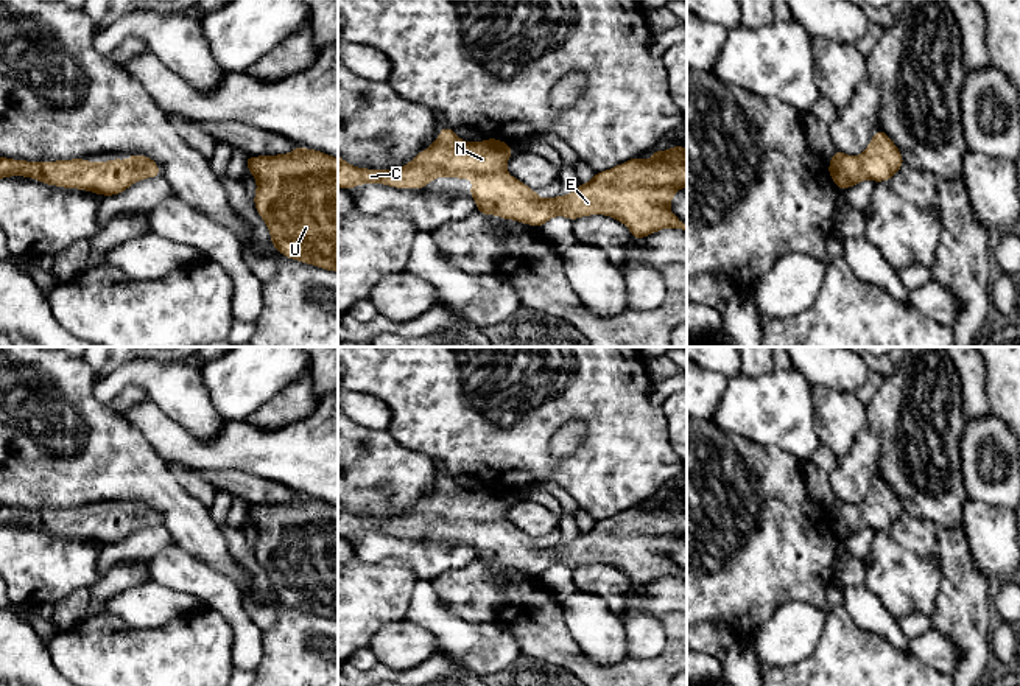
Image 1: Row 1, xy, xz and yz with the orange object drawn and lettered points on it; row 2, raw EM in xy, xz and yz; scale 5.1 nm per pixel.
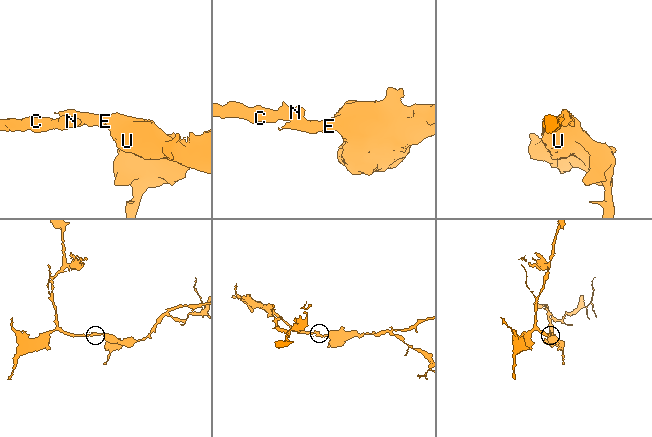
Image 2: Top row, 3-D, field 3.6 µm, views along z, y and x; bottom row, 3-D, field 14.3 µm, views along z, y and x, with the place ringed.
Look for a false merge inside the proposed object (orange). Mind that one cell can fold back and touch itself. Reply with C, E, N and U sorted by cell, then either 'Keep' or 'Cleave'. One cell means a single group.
Groups: C E N U. Keep

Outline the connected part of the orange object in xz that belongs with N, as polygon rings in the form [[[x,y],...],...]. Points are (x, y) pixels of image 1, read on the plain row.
[[[441,476],[441,484],[431,495],[419,501],[408,513],[397,518],[364,518],[346,512],[338,504],[338,535],[349,538],[360,532],[385,532],[396,537],[424,537],[434,526],[452,524],[458,527],[475,527],[470,544],[477,549],[477,558],[483,563],[497,563],[505,568],[515,568],[534,576],[543,574],[553,565],[567,565],[575,569],[587,563],[607,563],[629,576],[632,586],[640,588],[665,576],[687,580],[687,572],[681,571],[670,560],[670,551],[679,537],[687,535],[687,496],[673,495],[663,501],[656,496],[651,509],[638,504],[603,521],[595,521],[589,532],[567,543],[540,548],[528,534],[506,521],[506,510],[512,496],[498,487],[484,490],[461,490],[453,478]]]

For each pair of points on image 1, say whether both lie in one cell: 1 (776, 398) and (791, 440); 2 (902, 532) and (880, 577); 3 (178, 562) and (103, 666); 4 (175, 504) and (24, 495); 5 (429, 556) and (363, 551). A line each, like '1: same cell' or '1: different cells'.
1: same cell
2: different cells
3: different cells
4: same cell
5: same cell

